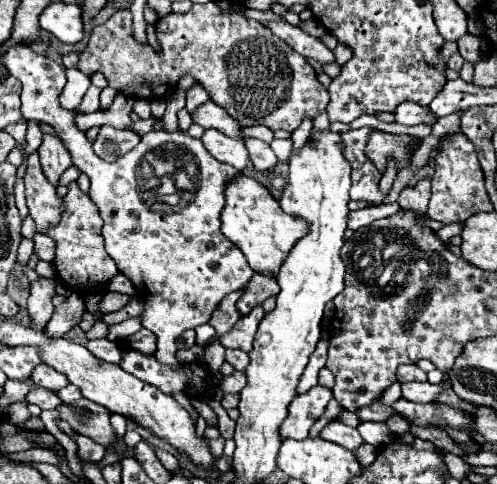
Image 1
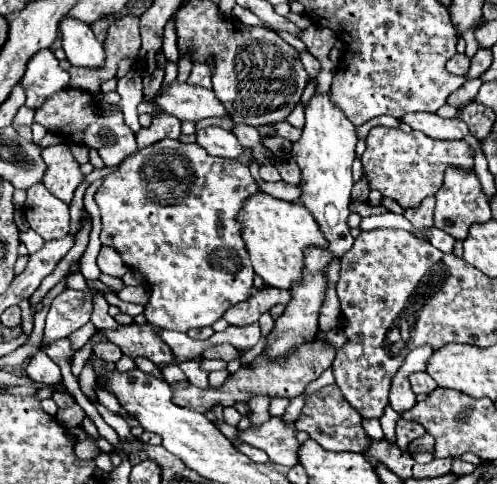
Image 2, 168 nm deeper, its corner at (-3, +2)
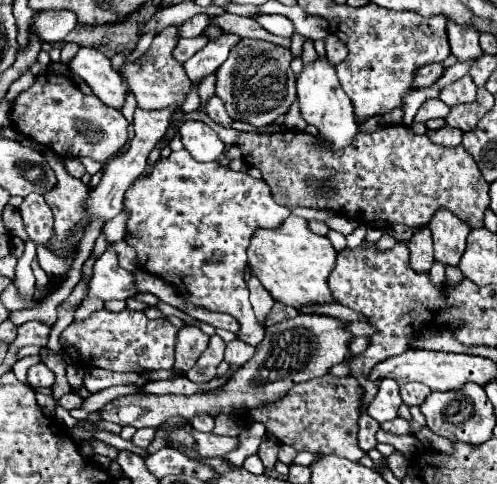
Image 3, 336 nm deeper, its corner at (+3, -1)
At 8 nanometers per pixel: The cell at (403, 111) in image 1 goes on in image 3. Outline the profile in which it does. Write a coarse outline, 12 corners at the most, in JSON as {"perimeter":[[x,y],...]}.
{"perimeter":[[457,127],[427,131],[427,137],[445,147],[461,145],[463,131]]}

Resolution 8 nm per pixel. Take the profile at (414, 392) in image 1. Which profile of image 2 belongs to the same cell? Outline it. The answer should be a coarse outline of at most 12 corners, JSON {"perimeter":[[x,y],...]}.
{"perimeter":[[407,376],[391,380],[389,406],[401,416],[415,406]]}

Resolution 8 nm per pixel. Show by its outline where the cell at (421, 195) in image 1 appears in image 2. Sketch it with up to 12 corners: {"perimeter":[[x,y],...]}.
{"perimeter":[[435,198],[423,200],[421,208],[405,210],[419,240],[427,240],[425,230],[433,226]]}

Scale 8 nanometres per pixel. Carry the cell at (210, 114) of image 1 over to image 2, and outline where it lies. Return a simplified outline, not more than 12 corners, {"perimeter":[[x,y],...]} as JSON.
{"perimeter":[[173,80],[153,100],[179,120],[227,114],[213,90]]}

